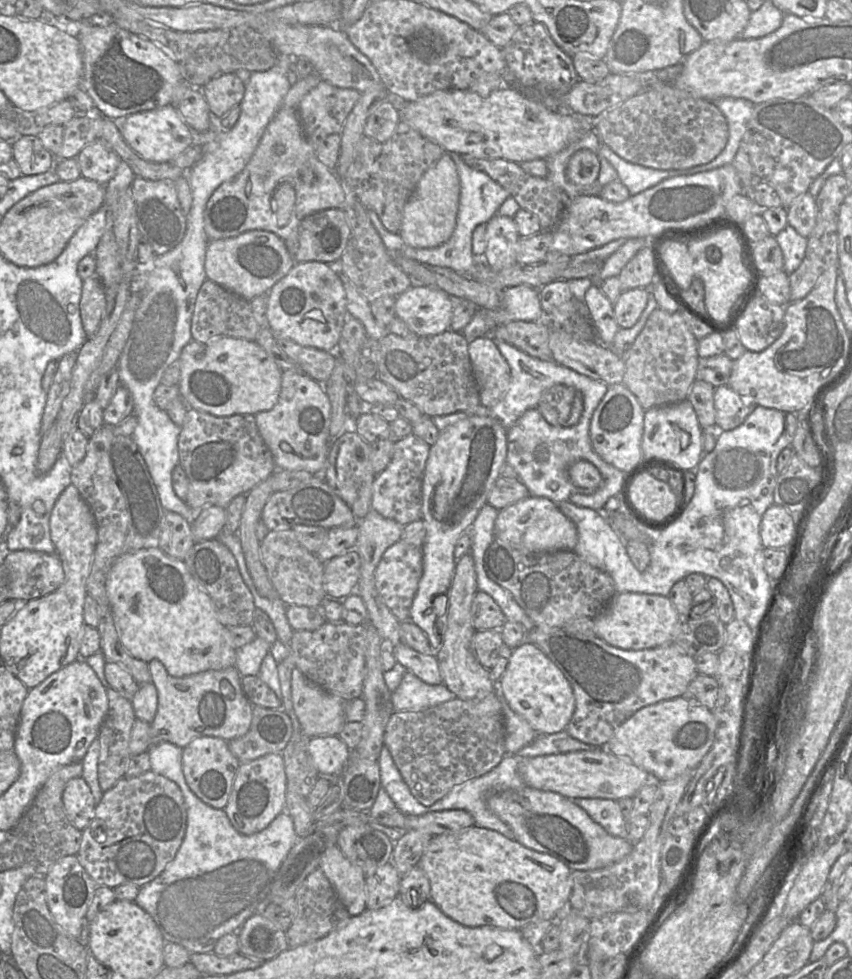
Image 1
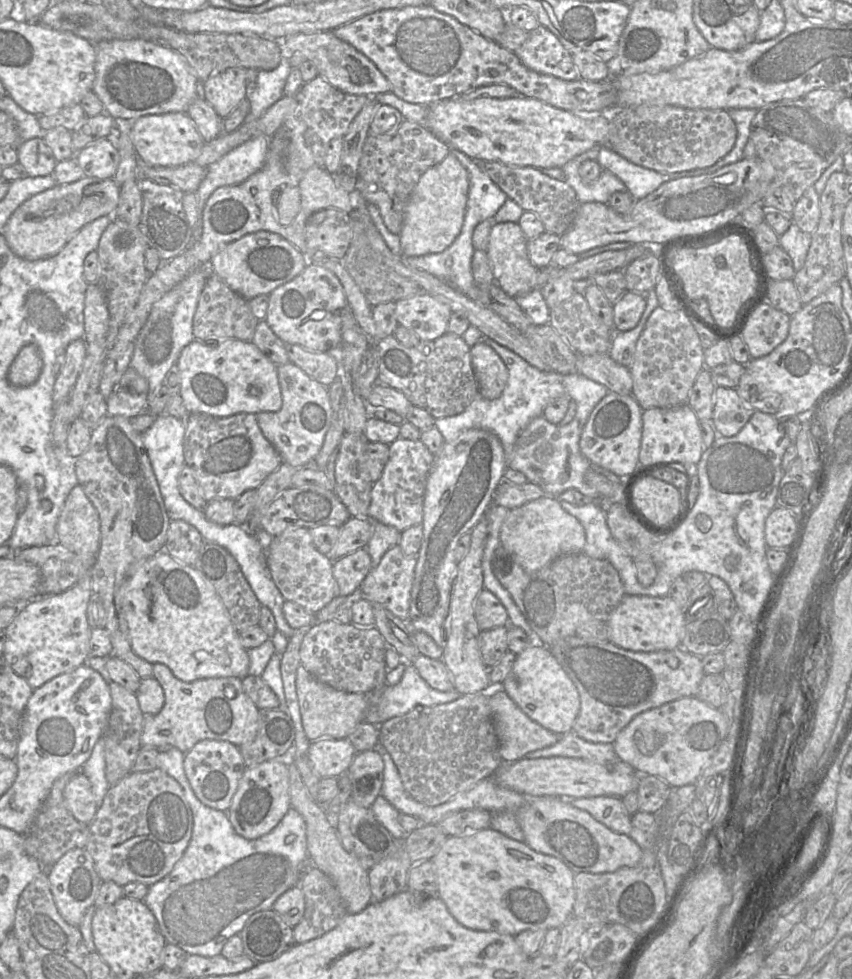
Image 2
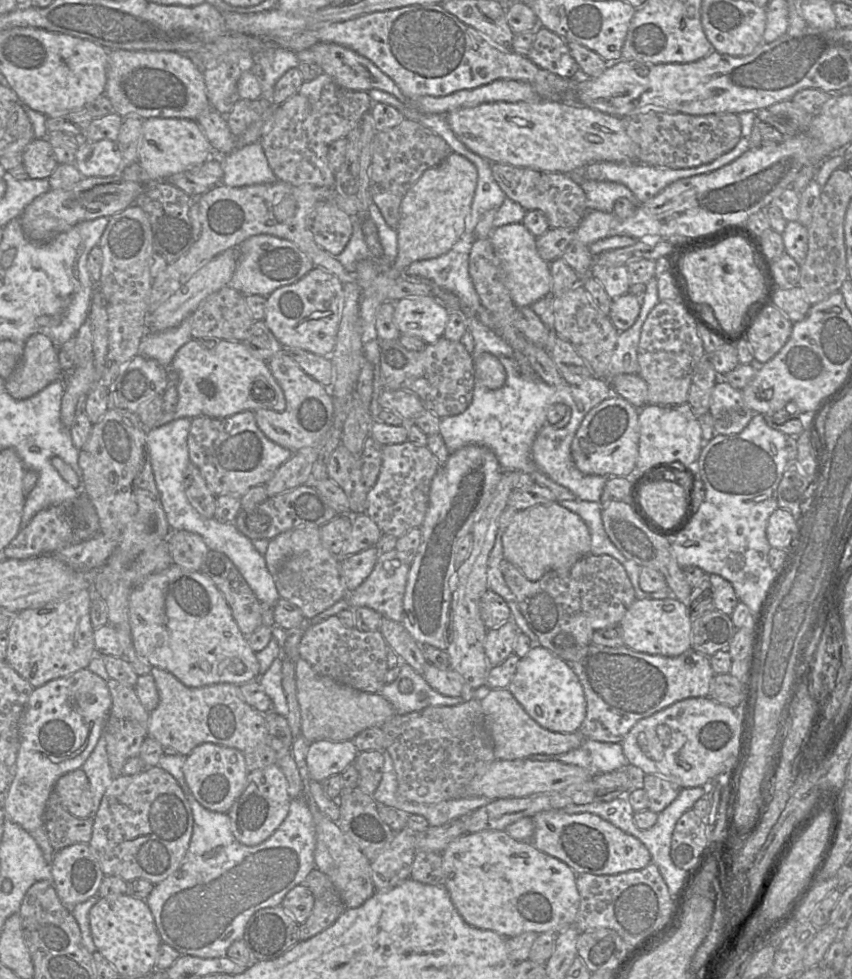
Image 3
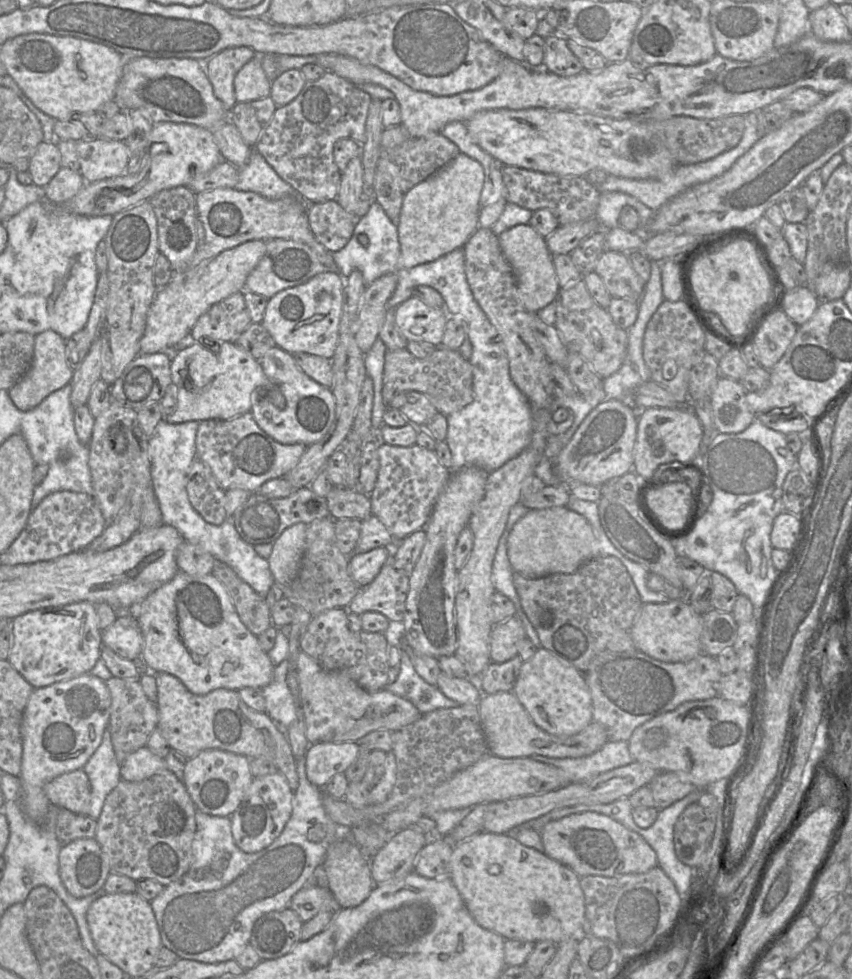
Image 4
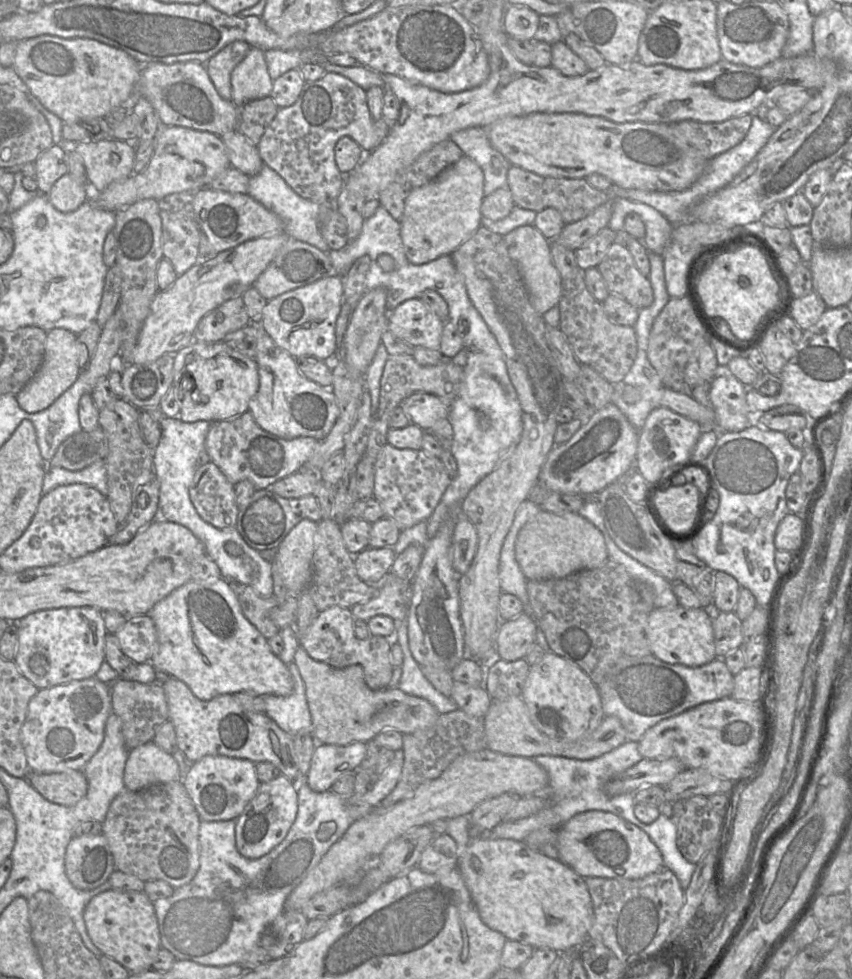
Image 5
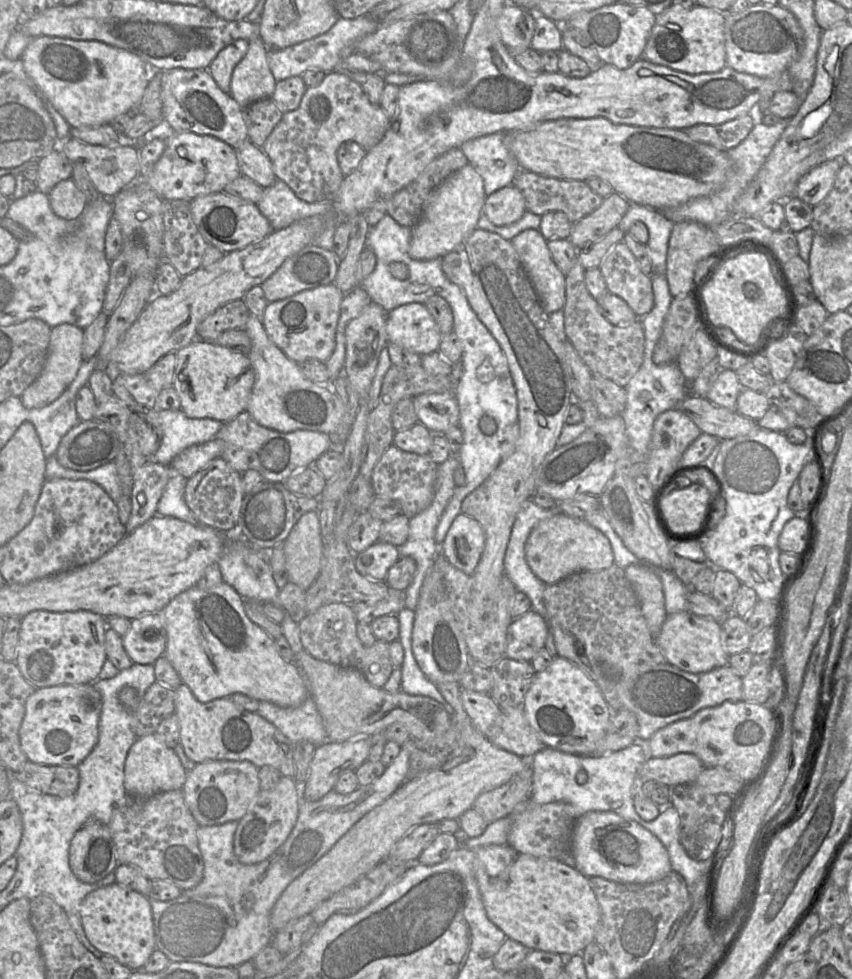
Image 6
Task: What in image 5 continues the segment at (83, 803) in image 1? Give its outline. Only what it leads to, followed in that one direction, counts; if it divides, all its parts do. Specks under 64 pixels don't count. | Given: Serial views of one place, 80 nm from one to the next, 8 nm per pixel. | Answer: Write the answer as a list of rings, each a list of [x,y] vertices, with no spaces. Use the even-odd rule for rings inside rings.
[[[83,770],[56,773],[30,772],[27,781],[50,802],[73,806],[87,793],[88,782]]]

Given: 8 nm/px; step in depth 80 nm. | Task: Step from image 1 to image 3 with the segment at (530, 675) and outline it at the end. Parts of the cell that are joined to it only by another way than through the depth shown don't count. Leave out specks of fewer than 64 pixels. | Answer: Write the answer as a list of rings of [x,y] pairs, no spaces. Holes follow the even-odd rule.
[[[541,646],[520,658],[507,689],[534,721],[550,731],[576,732],[585,719],[586,698],[577,675],[565,661]]]

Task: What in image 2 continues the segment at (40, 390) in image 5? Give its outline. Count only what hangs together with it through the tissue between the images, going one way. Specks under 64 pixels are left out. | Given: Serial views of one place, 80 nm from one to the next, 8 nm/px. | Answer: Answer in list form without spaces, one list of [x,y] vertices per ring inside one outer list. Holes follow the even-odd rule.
[[[36,344],[21,348],[12,362],[7,380],[14,387],[27,387],[35,383],[41,373],[43,361]]]

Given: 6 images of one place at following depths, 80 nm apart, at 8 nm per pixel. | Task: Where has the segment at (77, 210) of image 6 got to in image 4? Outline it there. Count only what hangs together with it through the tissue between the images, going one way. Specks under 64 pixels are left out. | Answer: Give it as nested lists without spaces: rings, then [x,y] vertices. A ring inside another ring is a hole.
[[[61,167],[45,187],[45,200],[51,204],[62,205],[76,196],[86,183],[80,172]]]

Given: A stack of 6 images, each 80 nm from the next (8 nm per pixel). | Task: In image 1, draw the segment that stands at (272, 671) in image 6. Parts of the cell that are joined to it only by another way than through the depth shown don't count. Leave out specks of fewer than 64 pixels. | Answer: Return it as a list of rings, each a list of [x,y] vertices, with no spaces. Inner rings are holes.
[[[159,547],[123,554],[113,563],[105,587],[121,642],[134,658],[147,663],[157,659],[173,677],[235,667],[236,649],[231,644],[228,628],[218,620],[211,598],[189,573],[183,560],[168,556]]]

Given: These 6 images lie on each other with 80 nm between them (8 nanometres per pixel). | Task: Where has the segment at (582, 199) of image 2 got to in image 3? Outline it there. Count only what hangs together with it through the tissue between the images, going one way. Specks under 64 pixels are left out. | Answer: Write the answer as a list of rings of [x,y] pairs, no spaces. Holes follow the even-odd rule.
[[[585,179],[581,188],[587,197],[589,210],[611,213],[615,201],[619,198],[627,198],[636,207],[642,204],[625,185],[620,183]]]

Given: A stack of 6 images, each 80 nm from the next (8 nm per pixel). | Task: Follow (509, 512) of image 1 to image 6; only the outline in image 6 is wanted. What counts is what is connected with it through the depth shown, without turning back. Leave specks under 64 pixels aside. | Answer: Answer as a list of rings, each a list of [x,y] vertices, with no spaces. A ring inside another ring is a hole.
[[[564,513],[539,521],[525,543],[525,557],[534,575],[545,584],[557,583],[583,571],[601,571],[614,564],[611,544],[606,536],[582,518]]]

